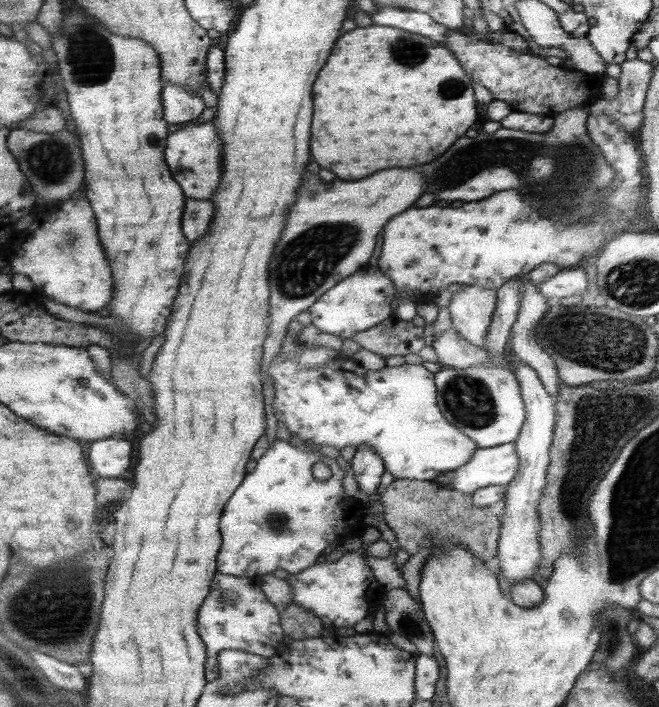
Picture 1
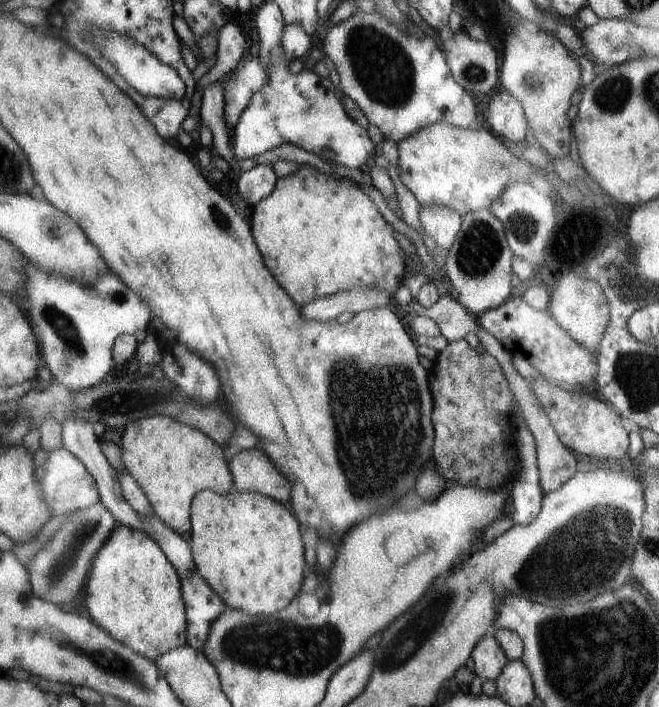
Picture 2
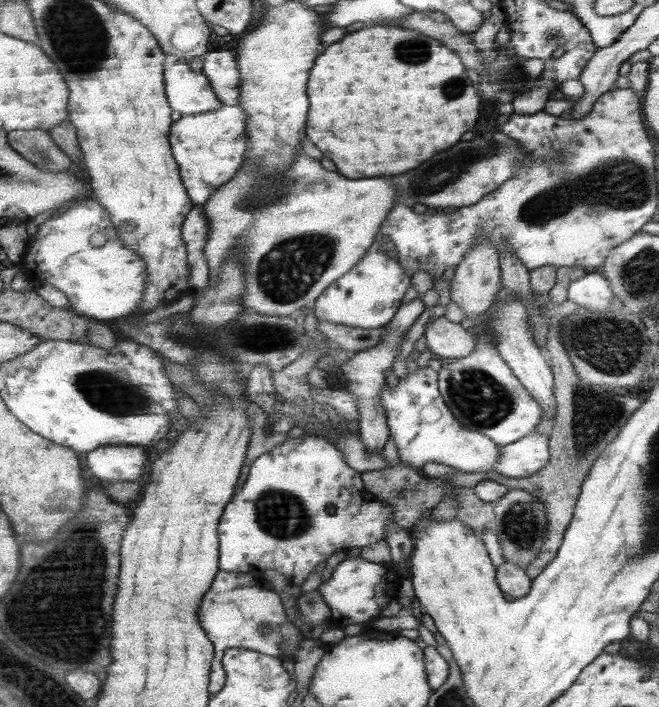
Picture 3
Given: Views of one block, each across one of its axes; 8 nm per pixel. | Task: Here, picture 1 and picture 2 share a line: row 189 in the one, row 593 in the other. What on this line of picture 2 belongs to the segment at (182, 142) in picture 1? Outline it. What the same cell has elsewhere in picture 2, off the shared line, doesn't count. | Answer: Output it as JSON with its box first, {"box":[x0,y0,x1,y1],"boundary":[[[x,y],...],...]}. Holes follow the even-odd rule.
{"box":[183,572,228,651],"boundary":[[[193,572],[183,580],[183,598],[189,624],[188,644],[203,651],[211,624],[228,609],[227,604],[199,572]]]}

